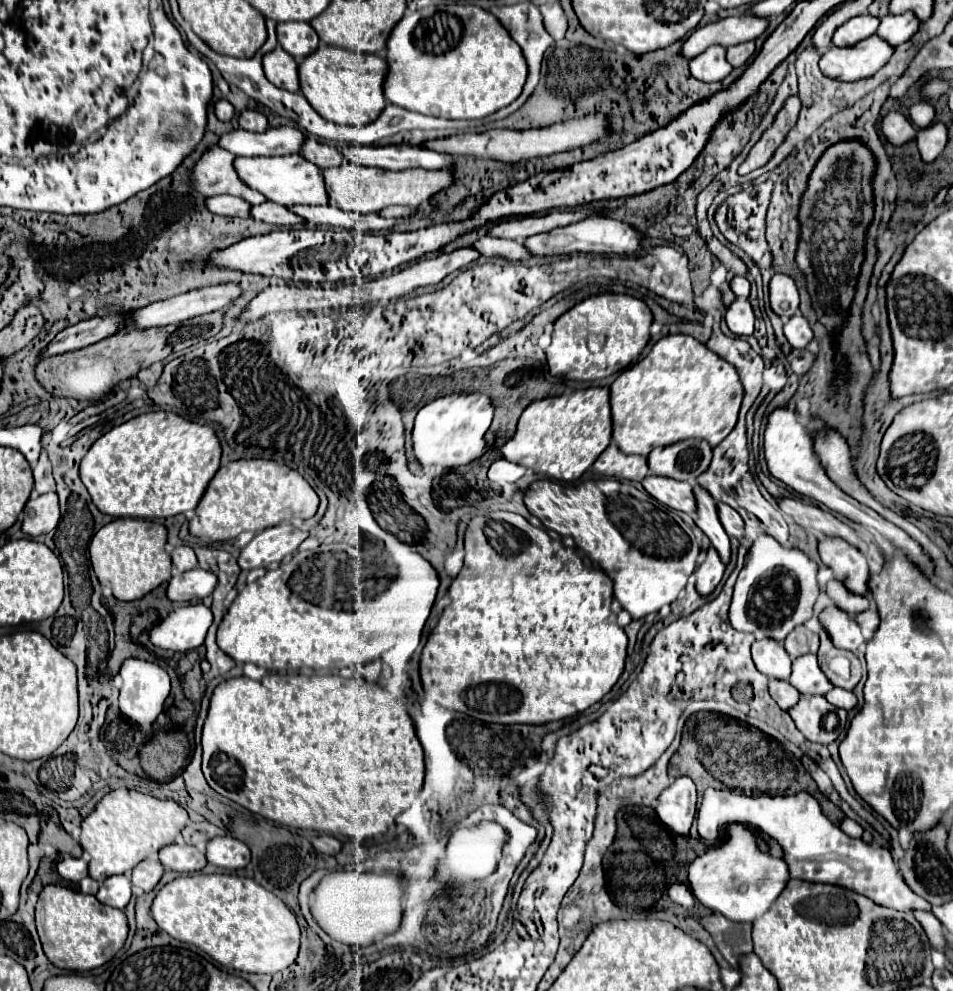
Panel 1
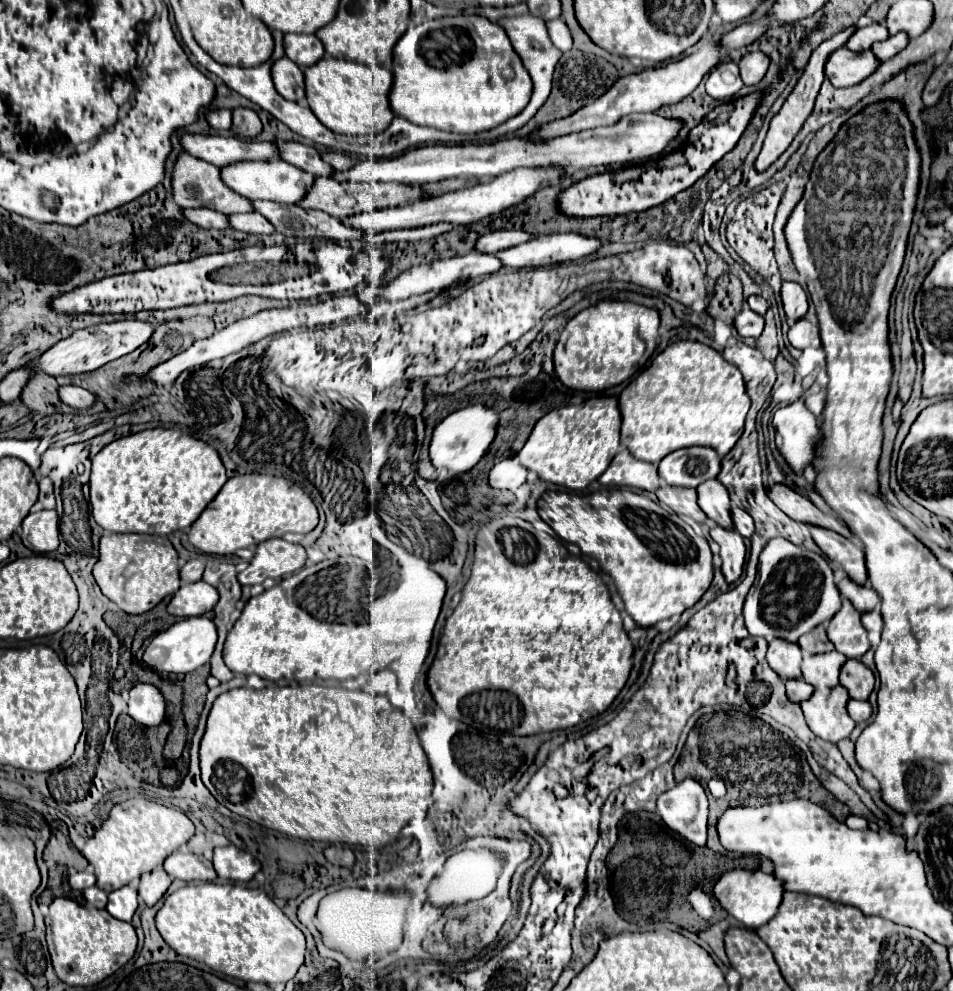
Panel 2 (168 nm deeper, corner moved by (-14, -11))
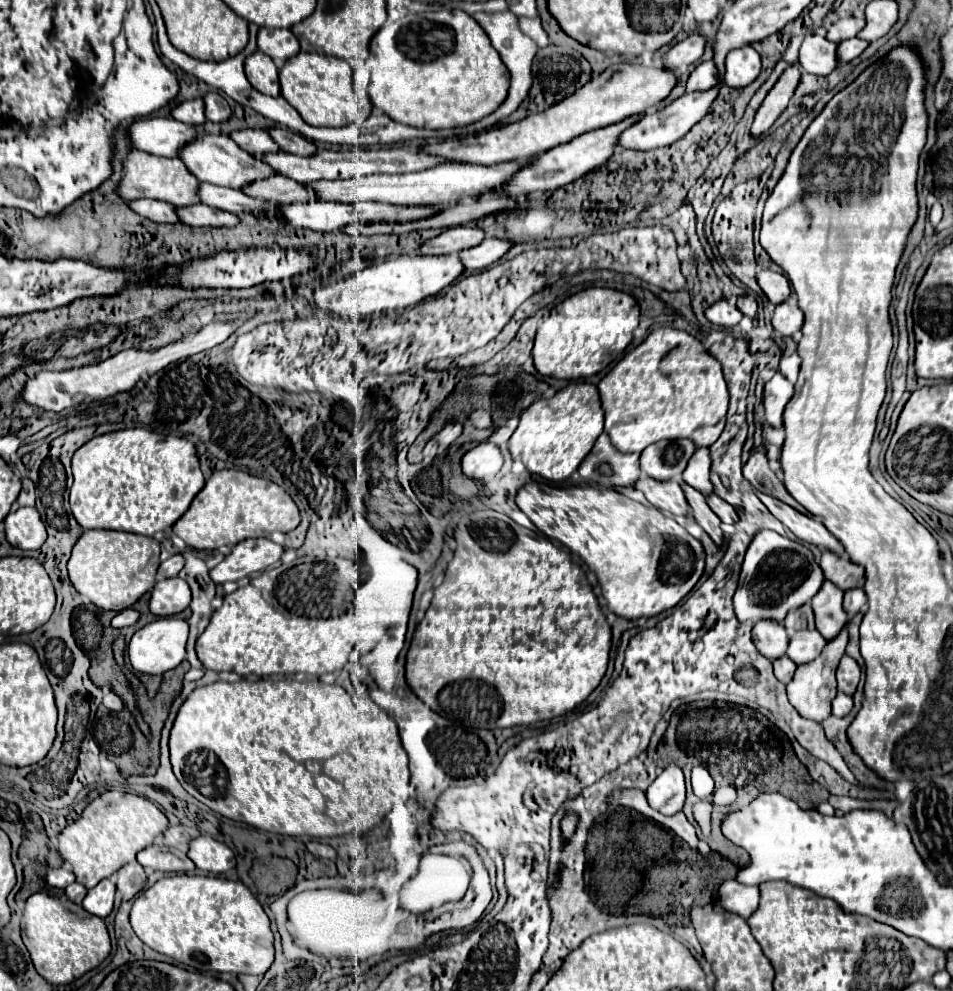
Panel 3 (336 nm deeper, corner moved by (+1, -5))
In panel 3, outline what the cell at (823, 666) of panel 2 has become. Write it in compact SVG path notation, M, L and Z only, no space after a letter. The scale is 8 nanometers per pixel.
M799 630L797 634L791 636L789 648L787 648L787 656L797 666L809 664L821 654L825 644L827 644L825 638L821 638L821 634L817 630Z

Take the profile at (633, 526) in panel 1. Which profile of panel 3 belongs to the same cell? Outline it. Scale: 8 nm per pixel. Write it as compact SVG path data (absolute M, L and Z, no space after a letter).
M529 482L517 492L517 506L545 536L559 540L571 552L581 556L581 560L597 574L609 610L621 618L631 620L641 616L655 616L673 608L697 584L703 574L705 552L699 540L695 540L671 516L665 516L653 506L643 506L617 490Z

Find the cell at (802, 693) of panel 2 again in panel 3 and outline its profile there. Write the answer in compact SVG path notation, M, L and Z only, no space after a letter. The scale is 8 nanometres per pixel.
M777 658L777 662L773 662L773 670L775 670L775 678L783 684L791 682L795 676L797 666L793 666L793 662L789 662L789 658Z

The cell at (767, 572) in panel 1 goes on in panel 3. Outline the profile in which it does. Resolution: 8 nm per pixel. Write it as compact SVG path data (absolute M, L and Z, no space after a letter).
M761 530L745 554L739 586L733 596L735 616L739 622L755 624L759 620L775 620L781 624L789 610L801 608L821 590L823 580L823 572L805 544L793 542L773 530Z

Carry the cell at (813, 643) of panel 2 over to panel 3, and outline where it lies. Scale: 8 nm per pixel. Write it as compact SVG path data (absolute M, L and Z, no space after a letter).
M811 603L804 604L801 608L789 612L783 624L785 624L785 628L789 630L789 634L793 634L793 632L797 632L797 630L803 630L803 628L813 630L813 628L815 628L815 617Z

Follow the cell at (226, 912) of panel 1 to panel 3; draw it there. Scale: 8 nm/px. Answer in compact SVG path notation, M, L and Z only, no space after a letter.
M199 874L165 876L135 898L131 908L131 926L149 948L167 954L199 972L265 974L275 960L275 936L271 932L269 916L263 912L251 890L239 880L233 882L217 876Z

